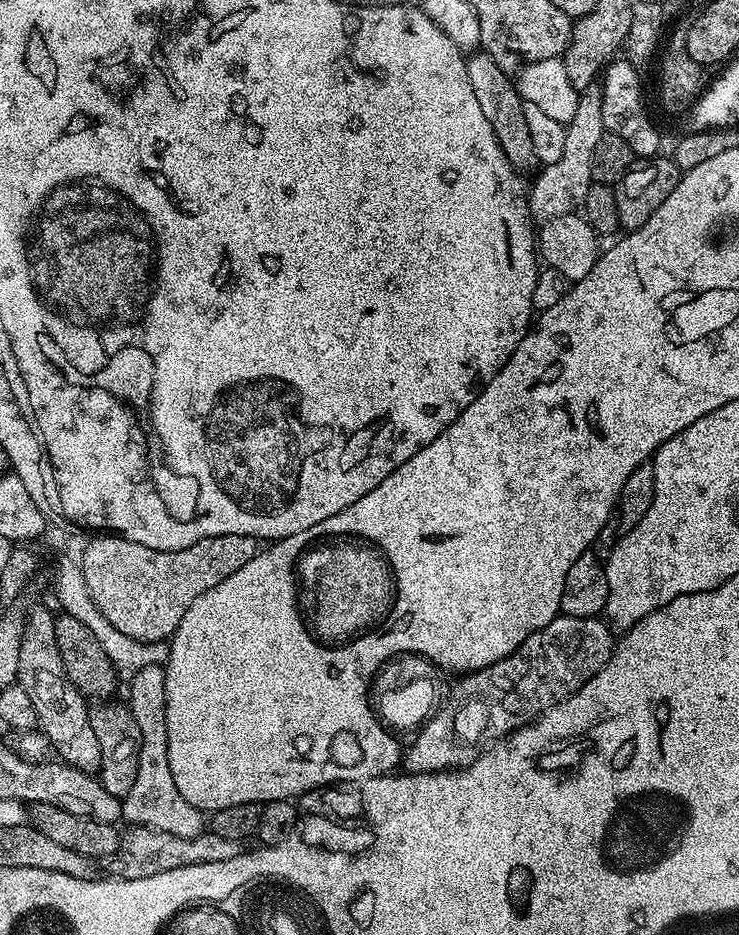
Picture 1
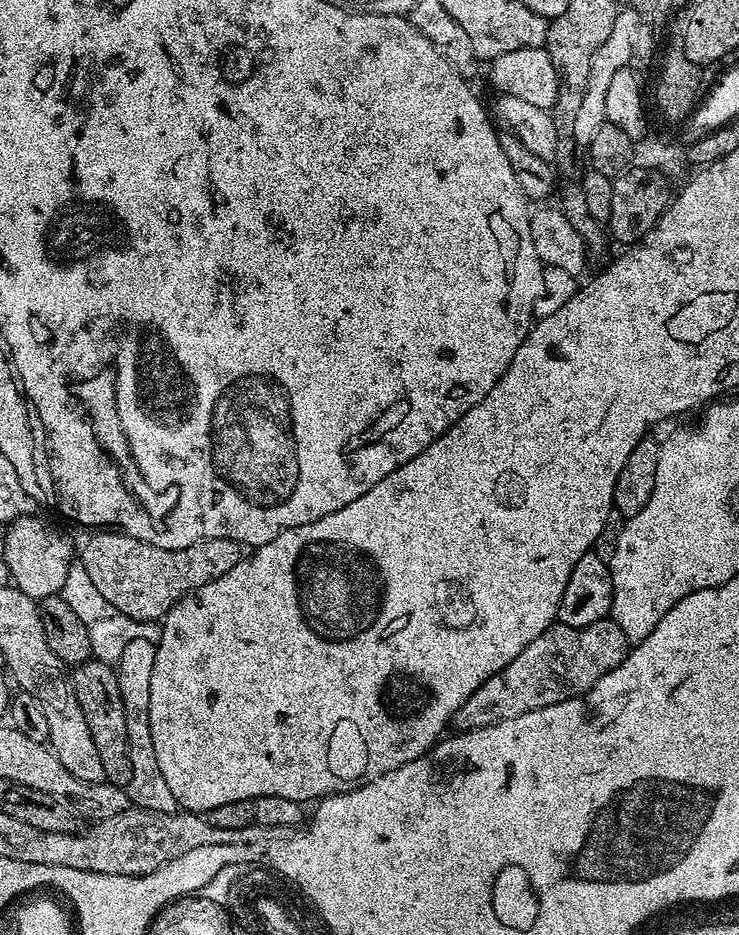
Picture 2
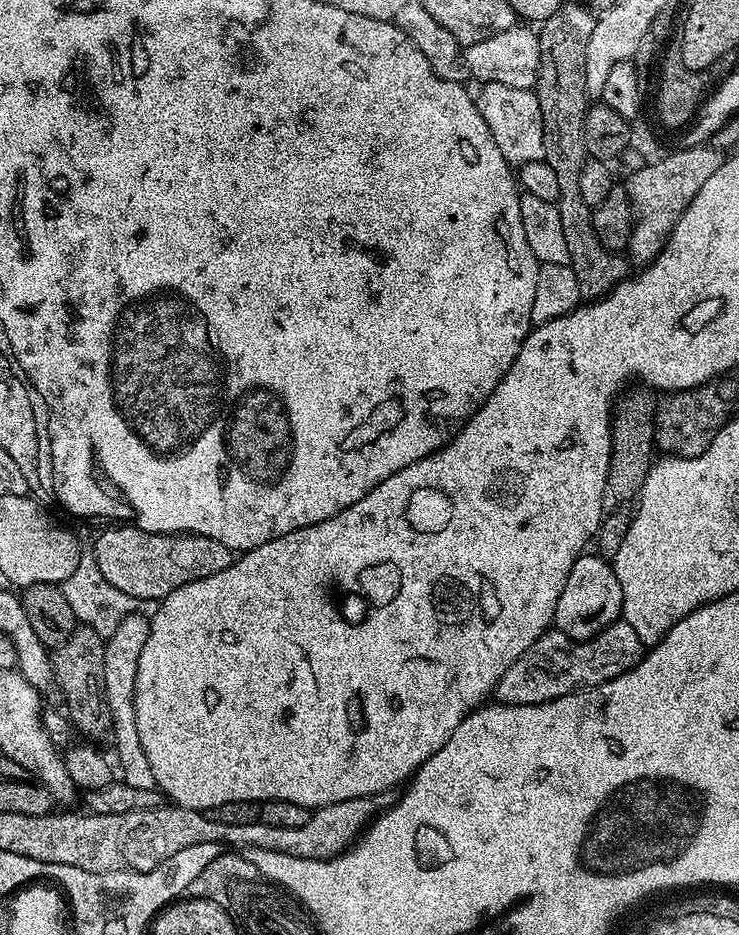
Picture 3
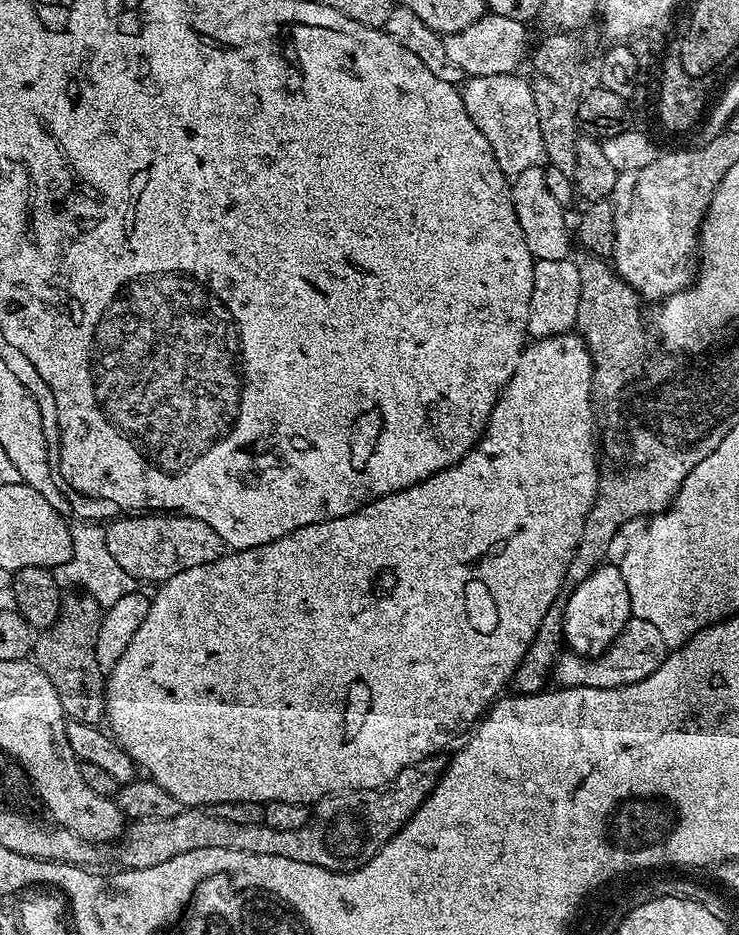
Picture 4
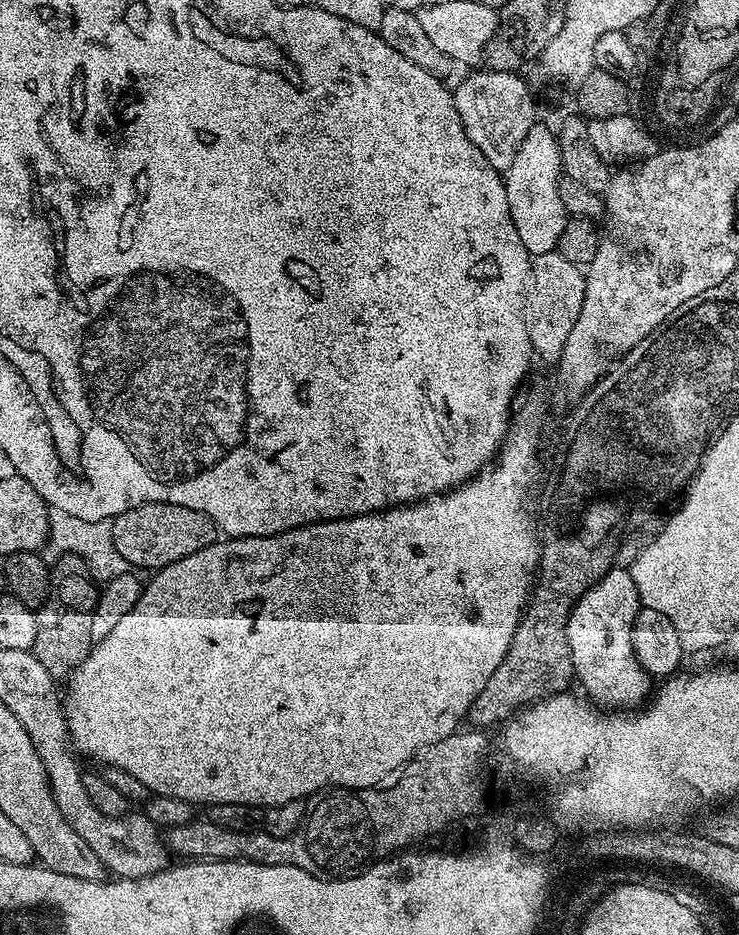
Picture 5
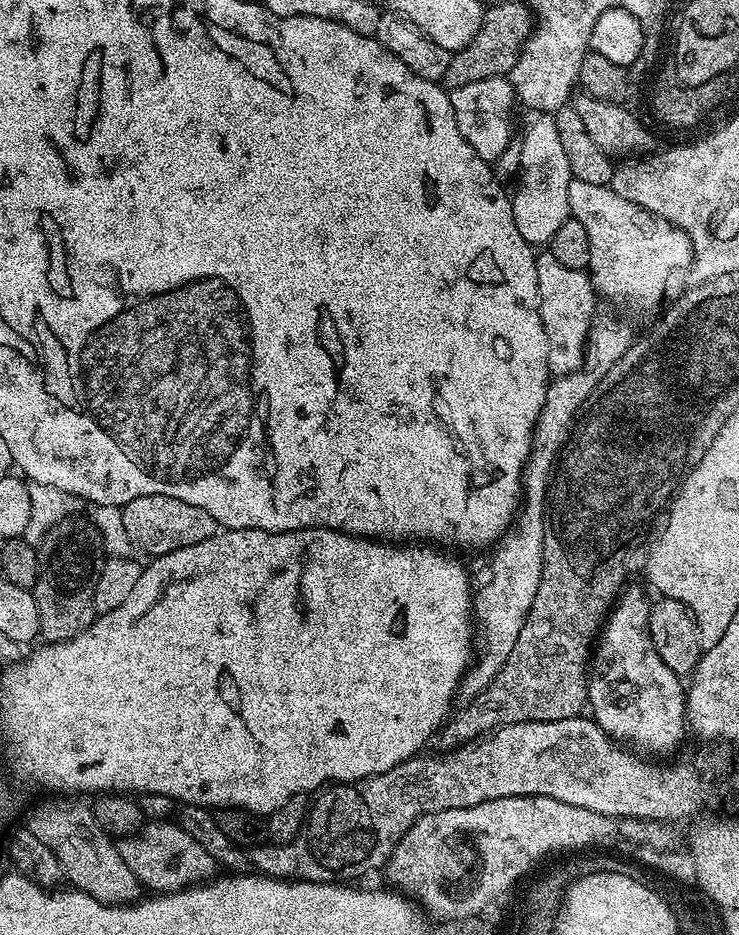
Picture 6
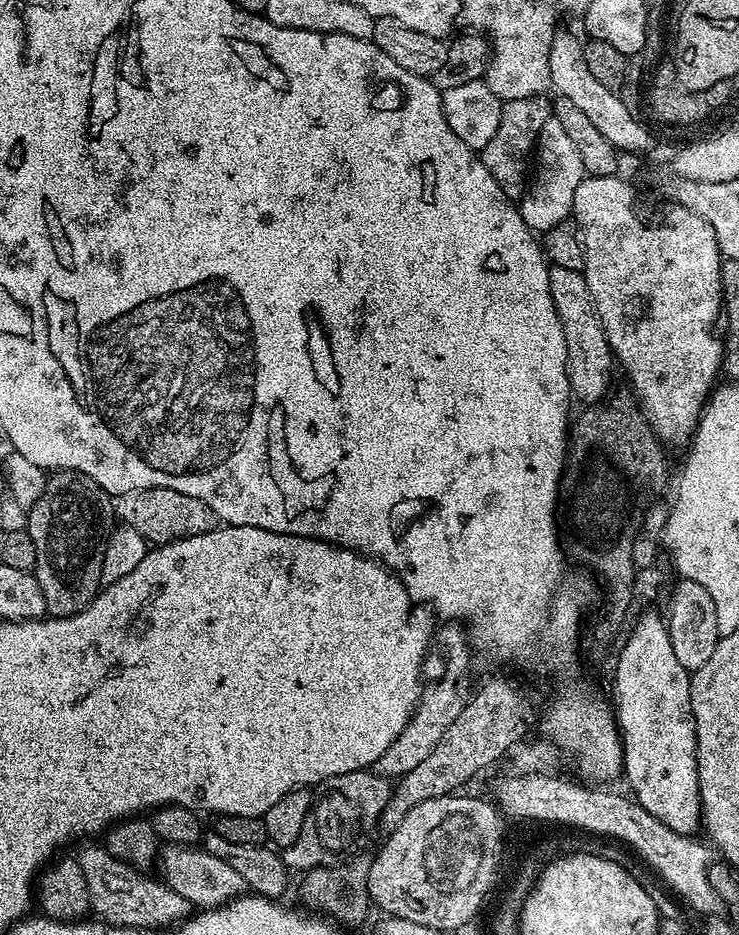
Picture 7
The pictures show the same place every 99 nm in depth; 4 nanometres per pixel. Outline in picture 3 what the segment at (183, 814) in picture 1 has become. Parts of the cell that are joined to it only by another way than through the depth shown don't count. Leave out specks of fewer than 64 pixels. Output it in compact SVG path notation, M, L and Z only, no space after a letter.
M143 615L128 616L114 630L114 634L104 642L104 697L106 706L110 706L112 734L110 744L116 747L116 760L119 775L130 786L141 790L156 788L154 770L150 770L150 758L146 758L146 750L142 750L142 742L138 739L138 728L134 718L134 678L138 674L138 658L143 655L150 624Z

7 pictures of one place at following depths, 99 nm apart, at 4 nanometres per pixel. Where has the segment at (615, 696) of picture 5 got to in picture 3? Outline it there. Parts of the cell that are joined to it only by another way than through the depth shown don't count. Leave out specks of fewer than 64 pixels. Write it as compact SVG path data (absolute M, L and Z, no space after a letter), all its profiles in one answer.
M597 554L578 557L566 578L566 586L562 586L562 598L558 598L555 627L575 640L589 640L621 616L622 586L618 586L618 574L611 563Z

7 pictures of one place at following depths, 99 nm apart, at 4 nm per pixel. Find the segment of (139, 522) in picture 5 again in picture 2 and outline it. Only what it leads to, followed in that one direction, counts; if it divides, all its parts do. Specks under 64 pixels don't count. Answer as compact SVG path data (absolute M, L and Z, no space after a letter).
M100 530L92 534L92 544L88 544L88 552L84 552L84 560L88 560L88 572L92 572L96 588L100 588L100 592L104 592L112 604L120 604L120 608L124 608L124 612L132 612L132 616L156 616L163 621L166 613L187 592L193 592L198 586L206 586L206 582L214 582L214 578L222 578L226 570L239 562L241 555L241 545L226 538L199 540L194 542L194 546L186 546L182 550L162 550L162 546L150 546L150 542L126 536L119 530Z

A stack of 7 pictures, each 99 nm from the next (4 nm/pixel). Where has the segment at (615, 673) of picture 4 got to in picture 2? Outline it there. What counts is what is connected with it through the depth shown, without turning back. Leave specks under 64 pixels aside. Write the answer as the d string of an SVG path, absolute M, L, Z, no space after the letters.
M611 618L599 620L585 628L566 626L559 622L554 623L545 632L538 634L538 638L534 638L534 642L530 642L530 646L526 646L526 650L522 650L522 654L518 654L518 658L514 658L514 662L510 662L510 666L506 666L502 670L498 670L498 674L486 678L486 682L482 682L482 686L478 686L478 690L474 690L474 694L470 694L470 698L466 698L463 706L456 711L455 723L457 725L460 723L459 727L464 730L481 728L497 724L506 718L518 718L530 710L545 708L554 702L581 696L594 686L594 682L598 682L598 678L602 678L602 674L610 674L610 670L614 670L614 666L623 662L628 656L629 647L630 641L626 638L626 634L622 634L622 630Z

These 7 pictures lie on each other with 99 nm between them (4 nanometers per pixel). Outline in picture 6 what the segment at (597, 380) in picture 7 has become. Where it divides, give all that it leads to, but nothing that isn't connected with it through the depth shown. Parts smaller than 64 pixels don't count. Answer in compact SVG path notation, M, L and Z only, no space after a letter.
M551 250L537 255L536 273L538 274L538 298L540 299L540 317L546 330L546 358L548 371L553 377L565 376L576 372L584 361L584 349L588 347L588 332L598 315L598 297L592 289L592 278L585 270L570 270L554 258Z

